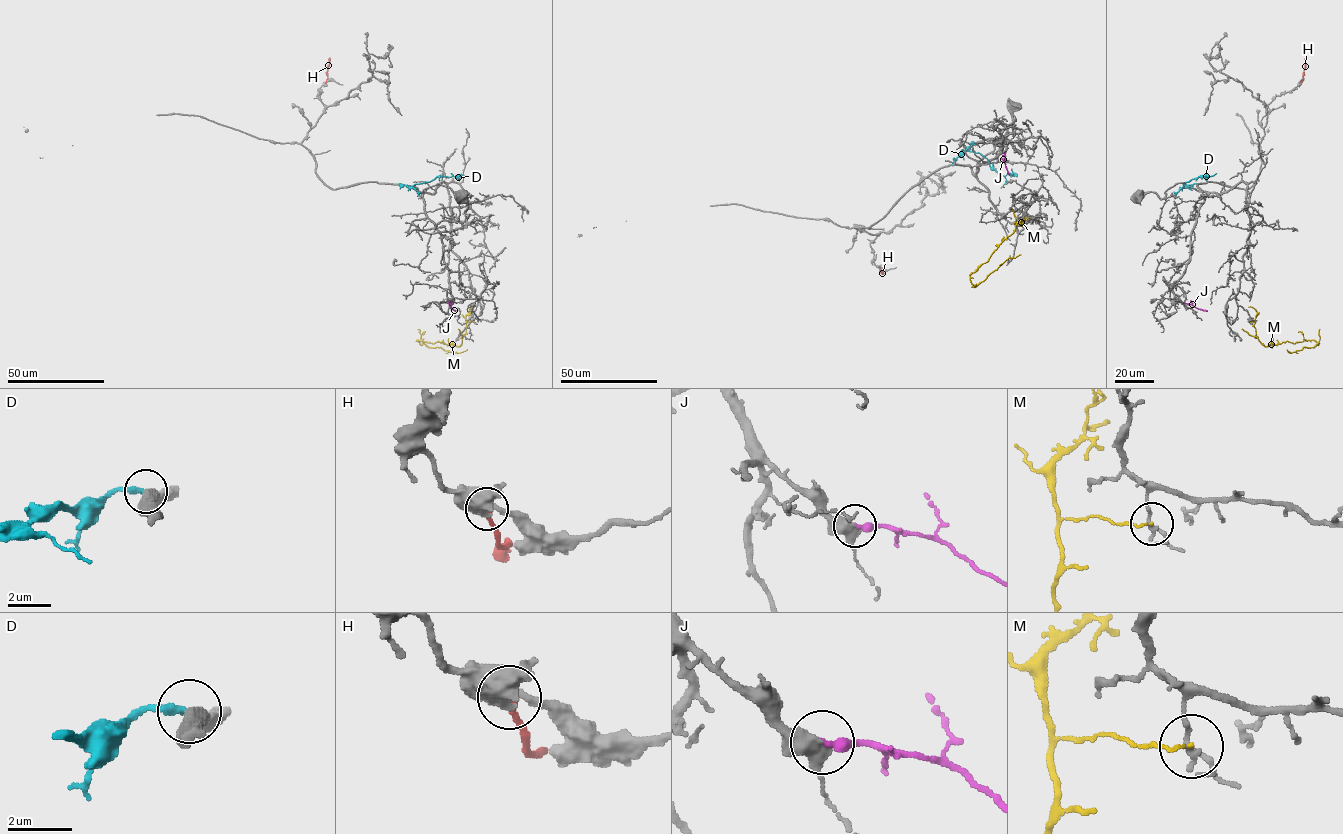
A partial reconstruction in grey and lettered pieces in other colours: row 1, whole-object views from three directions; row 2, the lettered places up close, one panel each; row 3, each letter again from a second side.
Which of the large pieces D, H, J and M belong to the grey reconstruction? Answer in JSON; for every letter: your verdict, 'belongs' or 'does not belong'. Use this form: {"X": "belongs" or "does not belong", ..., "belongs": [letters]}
{"D": "does not belong", "H": "does not belong", "J": "belongs", "M": "does not belong", "belongs": ["J"]}

